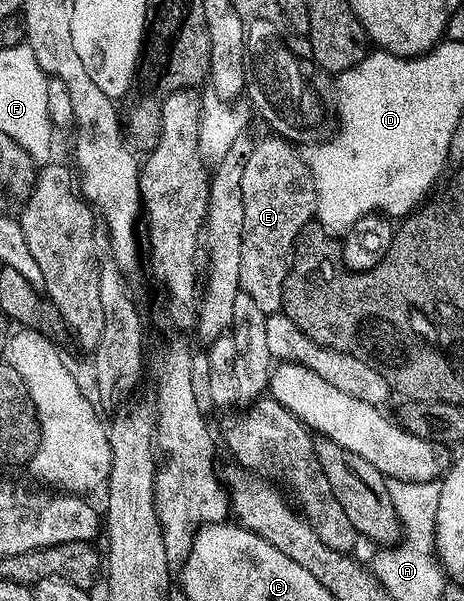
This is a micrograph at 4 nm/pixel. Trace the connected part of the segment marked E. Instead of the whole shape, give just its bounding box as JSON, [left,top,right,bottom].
[239,138,317,314]

